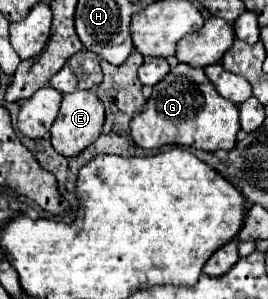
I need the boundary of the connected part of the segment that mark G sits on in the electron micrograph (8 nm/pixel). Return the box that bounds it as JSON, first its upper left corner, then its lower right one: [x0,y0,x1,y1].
[130,63,240,153]

